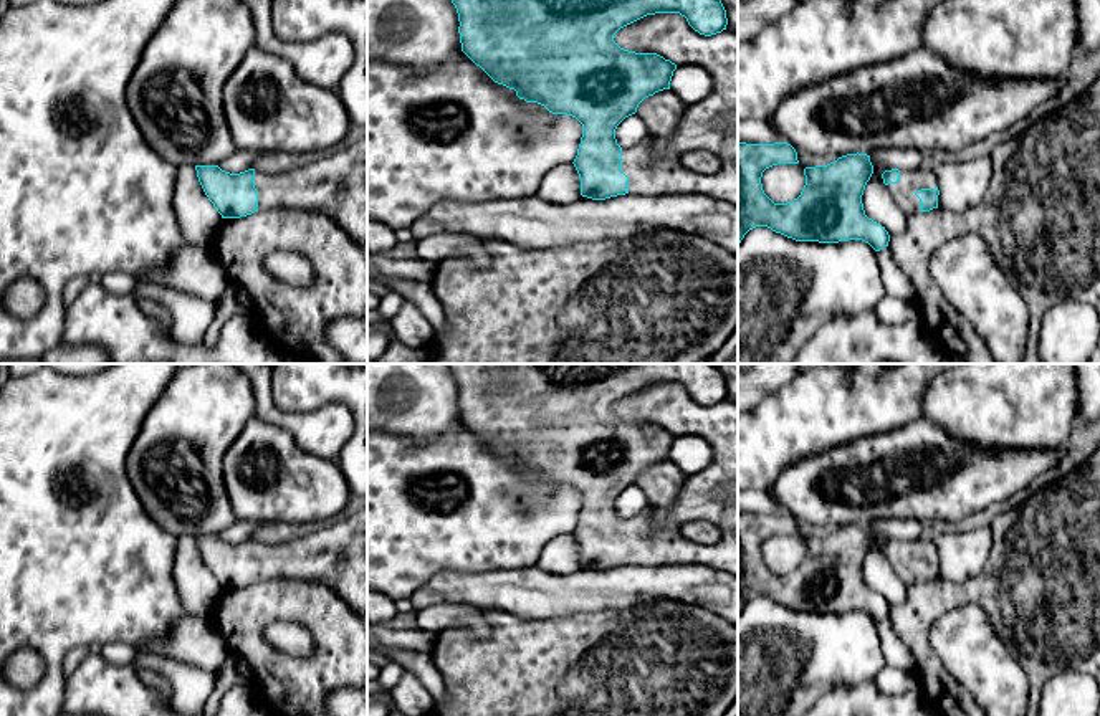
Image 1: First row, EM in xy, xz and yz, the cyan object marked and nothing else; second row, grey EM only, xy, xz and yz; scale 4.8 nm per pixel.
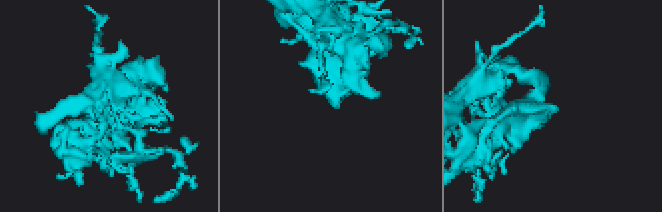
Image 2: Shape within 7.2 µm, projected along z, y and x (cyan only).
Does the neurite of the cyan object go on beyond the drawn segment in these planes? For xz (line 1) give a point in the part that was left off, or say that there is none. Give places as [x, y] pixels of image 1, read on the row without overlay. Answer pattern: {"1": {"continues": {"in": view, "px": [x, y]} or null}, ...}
{"1": {"continues": null}}

